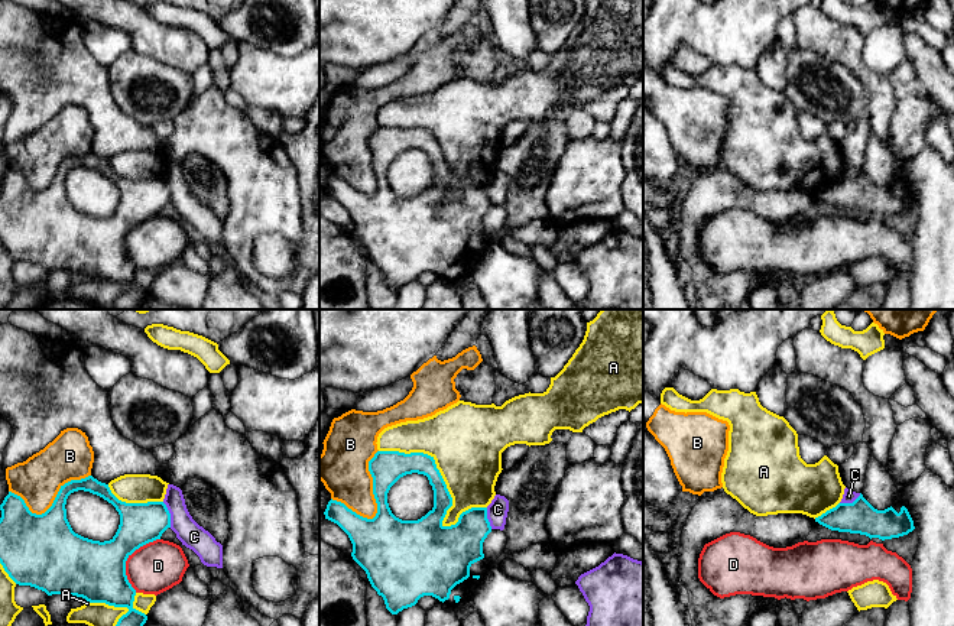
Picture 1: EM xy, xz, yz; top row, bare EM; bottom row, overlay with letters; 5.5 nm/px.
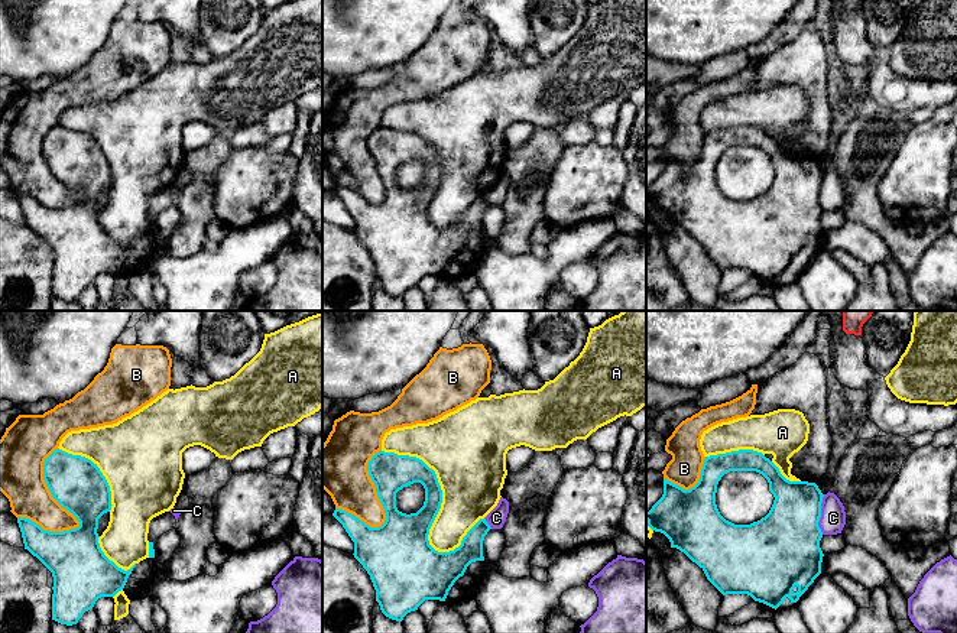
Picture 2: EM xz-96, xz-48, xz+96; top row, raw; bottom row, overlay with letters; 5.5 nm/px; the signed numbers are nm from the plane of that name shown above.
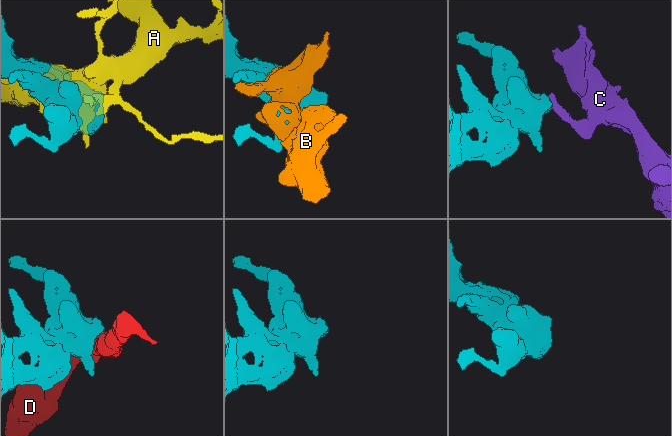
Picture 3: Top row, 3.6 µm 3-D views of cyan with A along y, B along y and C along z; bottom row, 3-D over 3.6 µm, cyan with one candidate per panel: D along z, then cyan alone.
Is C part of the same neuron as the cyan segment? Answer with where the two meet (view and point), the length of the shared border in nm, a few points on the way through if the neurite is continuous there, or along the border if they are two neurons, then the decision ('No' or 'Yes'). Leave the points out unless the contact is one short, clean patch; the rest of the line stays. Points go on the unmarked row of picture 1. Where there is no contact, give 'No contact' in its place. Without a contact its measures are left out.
Touches cyan at xy (169, 191). Shared border 150 nm. Boundary: xy (162, 178), (169, 190), (171, 203). No

